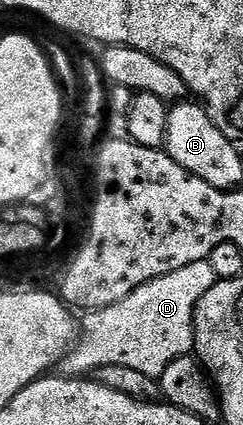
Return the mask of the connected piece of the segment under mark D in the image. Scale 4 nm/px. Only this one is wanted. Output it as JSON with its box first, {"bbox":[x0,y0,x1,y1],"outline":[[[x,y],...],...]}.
{"bbox":[58,259,217,379],"outline":[[[202,259],[193,261],[193,265],[185,265],[185,269],[177,269],[177,273],[165,273],[165,277],[157,277],[129,293],[121,301],[99,311],[86,312],[81,319],[81,330],[67,356],[61,360],[58,370],[67,377],[87,377],[105,365],[126,365],[129,369],[138,369],[149,377],[158,379],[177,361],[177,357],[185,357],[195,350],[194,313],[195,306],[201,301],[209,289],[217,282],[210,261]]]}

